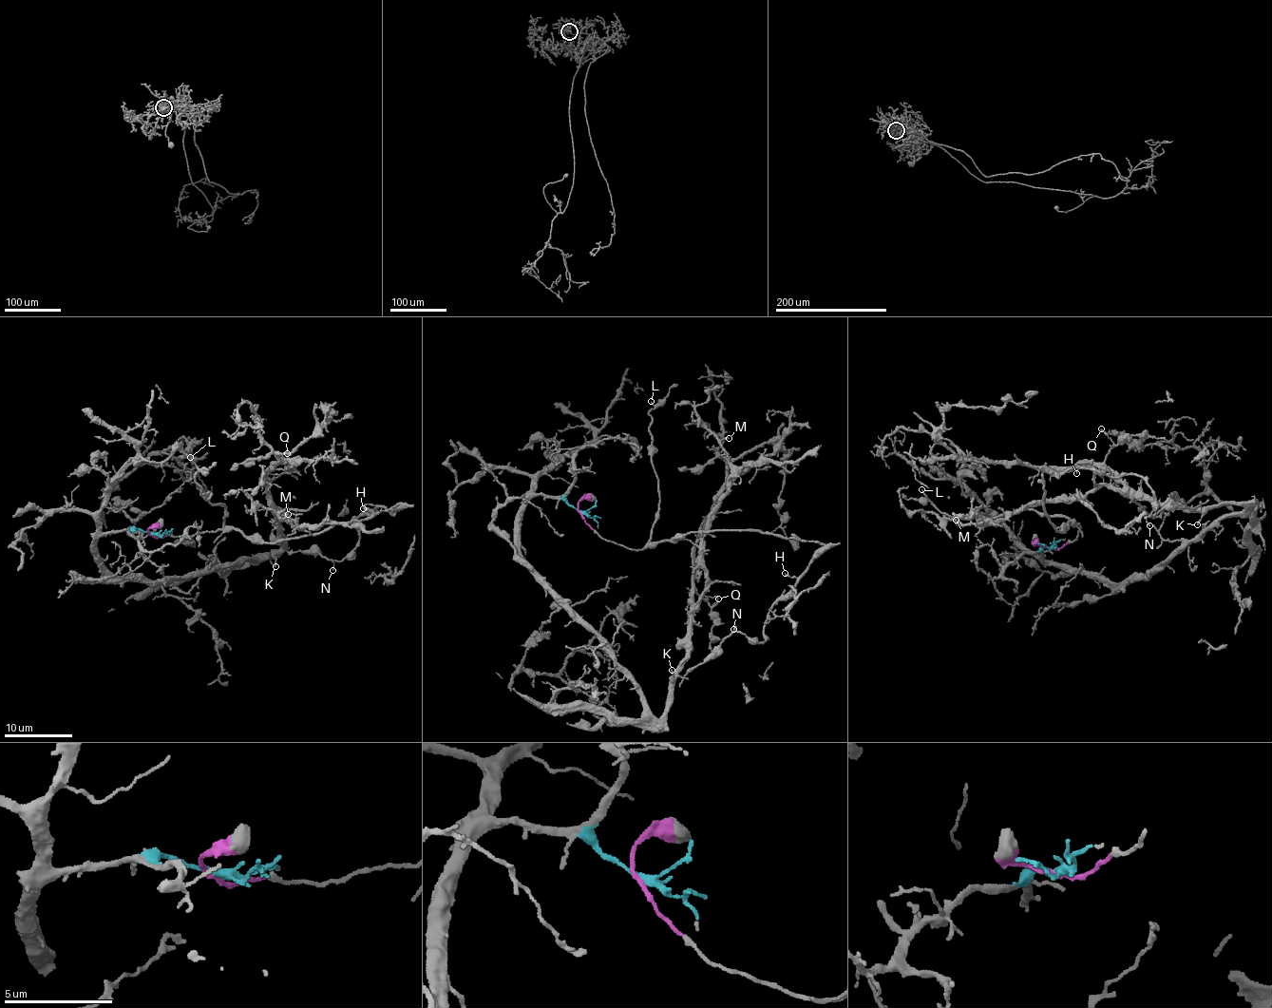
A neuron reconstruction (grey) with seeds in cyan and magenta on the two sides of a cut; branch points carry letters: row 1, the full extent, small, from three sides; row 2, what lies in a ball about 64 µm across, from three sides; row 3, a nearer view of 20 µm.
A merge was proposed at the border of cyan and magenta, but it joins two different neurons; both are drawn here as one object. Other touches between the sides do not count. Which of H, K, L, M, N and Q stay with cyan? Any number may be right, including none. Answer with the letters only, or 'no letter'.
K, M, Q

